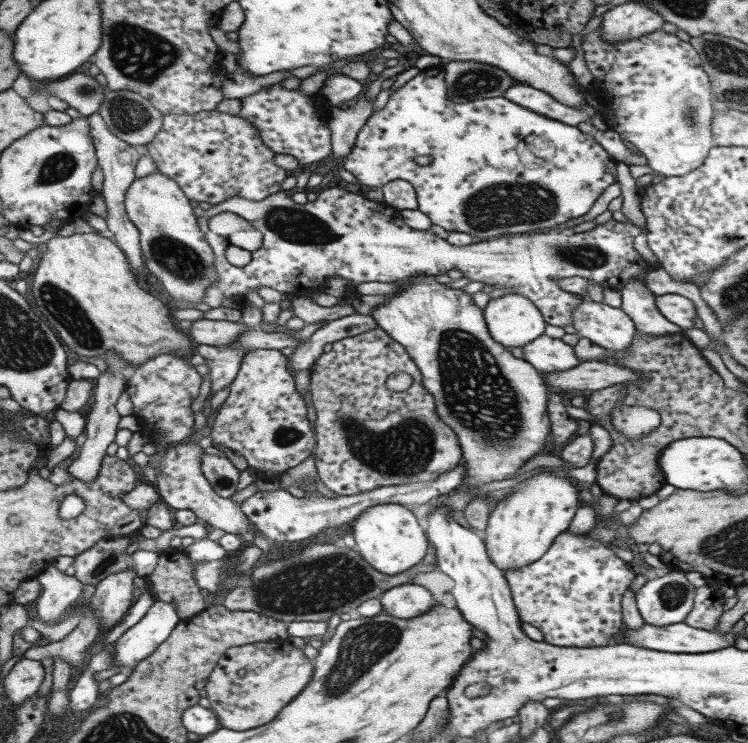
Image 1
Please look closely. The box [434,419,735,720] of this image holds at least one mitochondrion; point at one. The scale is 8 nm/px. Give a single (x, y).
(672, 596)

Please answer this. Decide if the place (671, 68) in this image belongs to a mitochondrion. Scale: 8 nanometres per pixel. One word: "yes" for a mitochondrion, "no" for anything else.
no

